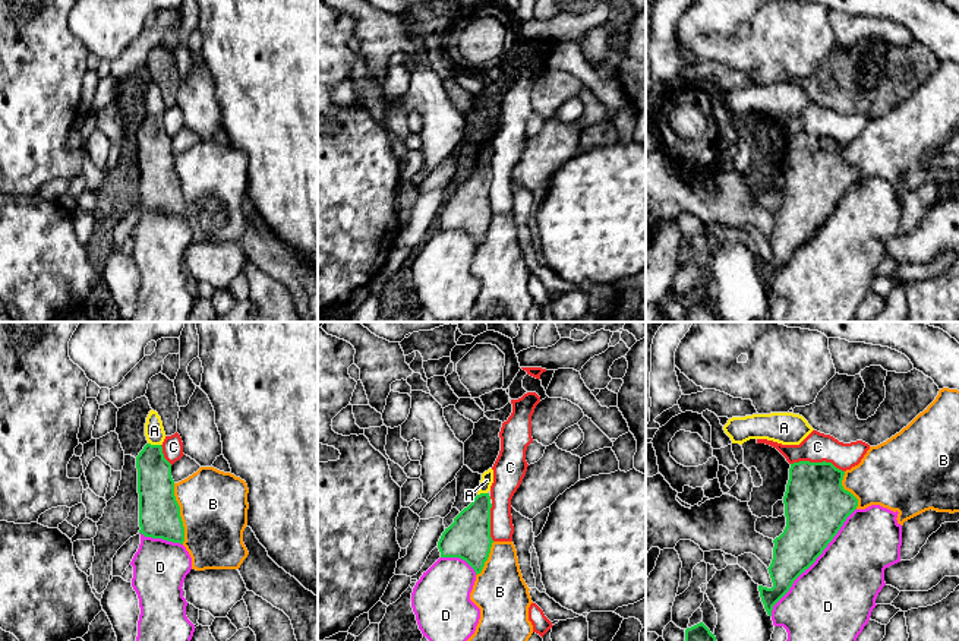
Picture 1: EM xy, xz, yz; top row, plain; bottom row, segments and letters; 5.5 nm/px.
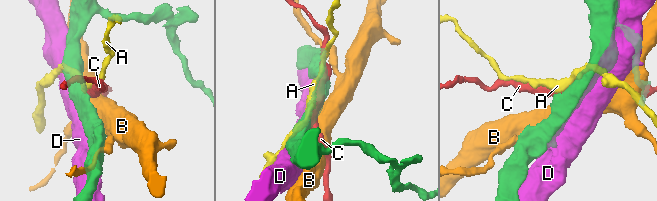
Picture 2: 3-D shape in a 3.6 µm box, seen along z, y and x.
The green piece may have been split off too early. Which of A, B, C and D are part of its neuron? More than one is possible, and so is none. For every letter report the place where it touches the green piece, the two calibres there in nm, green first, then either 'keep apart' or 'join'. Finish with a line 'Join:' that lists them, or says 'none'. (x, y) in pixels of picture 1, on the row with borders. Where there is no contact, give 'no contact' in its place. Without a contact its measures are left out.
A: contact xy (154, 445); calibres 200 and 110 nm; keep apart
B: contact xy (179, 514); calibres 220 and 360 nm; keep apart
C: contact yz (817, 463); calibres 360 and 160 nm; keep apart
D: contact yz (813, 562); calibres 300 and 440 nm; keep apart
Join: none

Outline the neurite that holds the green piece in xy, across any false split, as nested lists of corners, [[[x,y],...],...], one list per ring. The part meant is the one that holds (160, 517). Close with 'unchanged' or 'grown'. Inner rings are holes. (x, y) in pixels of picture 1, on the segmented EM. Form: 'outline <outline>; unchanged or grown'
outline [[[146,443],[136,457],[136,468],[139,493],[139,533],[145,537],[163,539],[183,544],[184,527],[180,517],[180,506],[174,496],[171,464],[164,458],[163,446]]]; unchanged

